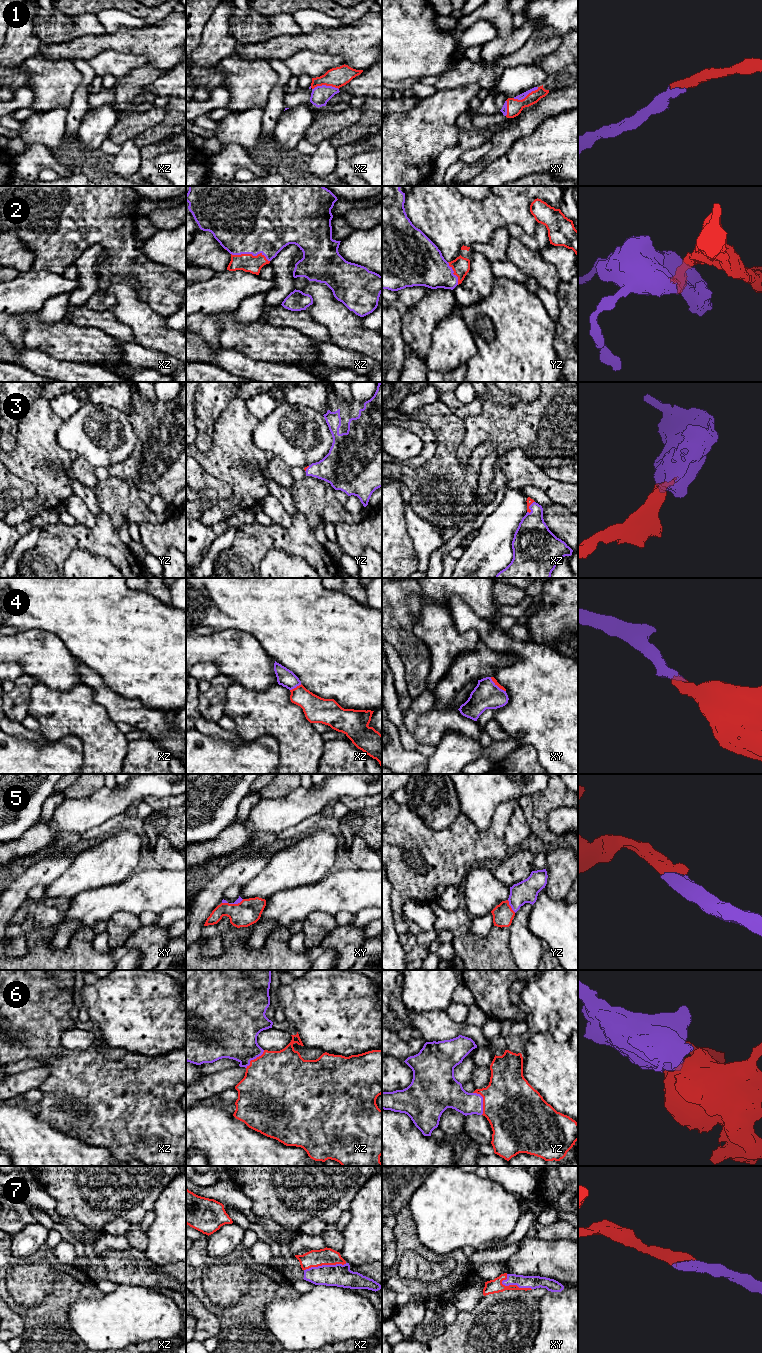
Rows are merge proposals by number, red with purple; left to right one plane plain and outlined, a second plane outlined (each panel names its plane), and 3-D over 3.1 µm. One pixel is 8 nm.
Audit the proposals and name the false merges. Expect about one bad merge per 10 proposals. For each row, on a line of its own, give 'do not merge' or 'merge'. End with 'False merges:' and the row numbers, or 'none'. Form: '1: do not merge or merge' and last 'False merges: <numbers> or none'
1: merge
2: merge
3: merge
4: merge
5: merge
6: merge
7: merge
False merges: none

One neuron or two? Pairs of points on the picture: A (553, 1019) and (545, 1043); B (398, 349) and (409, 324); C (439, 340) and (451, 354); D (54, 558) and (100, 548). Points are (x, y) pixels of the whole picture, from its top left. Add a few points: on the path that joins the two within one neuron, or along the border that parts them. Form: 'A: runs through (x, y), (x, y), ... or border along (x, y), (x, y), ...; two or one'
A: border along (539, 1031), (549, 1031), (558, 1042), (567, 1041); two
B: border along (401, 316), (401, 336), (408, 349); two
C: runs through (442, 343), (449, 351); one
D: runs through (62, 545), (73, 534), (87, 540); one

